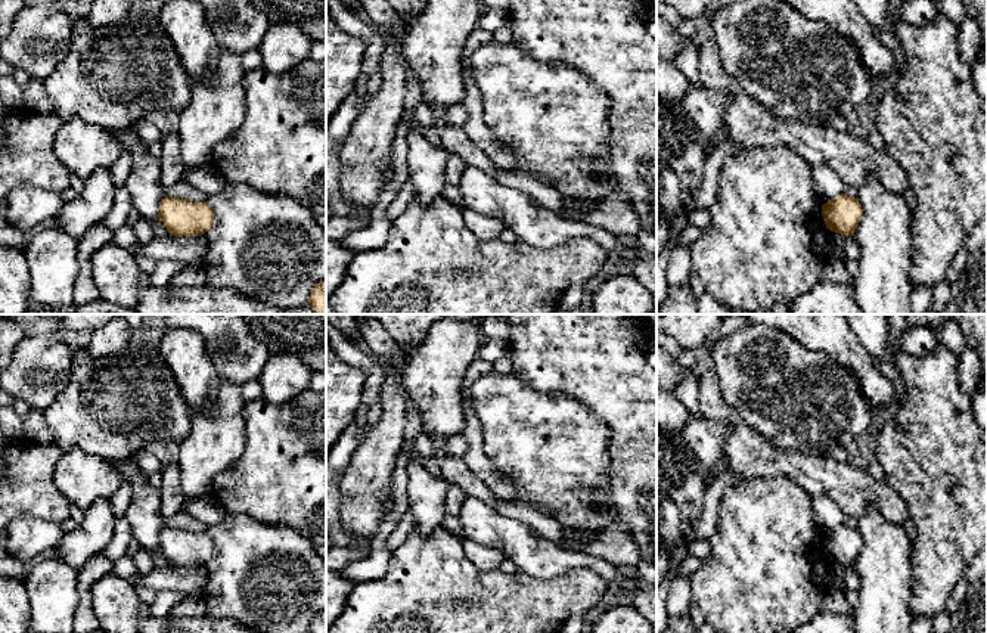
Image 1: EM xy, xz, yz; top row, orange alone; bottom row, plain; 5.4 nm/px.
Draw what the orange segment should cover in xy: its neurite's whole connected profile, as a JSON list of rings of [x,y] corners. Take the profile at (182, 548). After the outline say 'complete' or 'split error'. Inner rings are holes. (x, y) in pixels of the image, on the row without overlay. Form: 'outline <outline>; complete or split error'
outline [[[165,527],[159,533],[159,550],[170,567],[202,567],[214,555],[214,543],[205,533]]]; complete

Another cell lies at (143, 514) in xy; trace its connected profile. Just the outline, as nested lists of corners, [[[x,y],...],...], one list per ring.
[[[133,459],[108,460],[121,477],[131,485],[131,502],[125,518],[131,525],[133,537],[148,552],[158,547],[159,533],[165,528],[161,518],[161,493],[155,488],[145,472]]]

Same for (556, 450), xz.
[[[491,372],[478,378],[472,387],[474,409],[481,422],[482,449],[500,472],[512,478],[528,502],[543,505],[568,530],[584,530],[612,522],[611,513],[599,513],[596,506],[605,500],[611,478],[611,428],[592,410],[561,392],[538,392],[512,373]]]

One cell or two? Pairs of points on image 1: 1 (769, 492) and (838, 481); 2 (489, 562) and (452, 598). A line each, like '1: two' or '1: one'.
1: two
2: two

